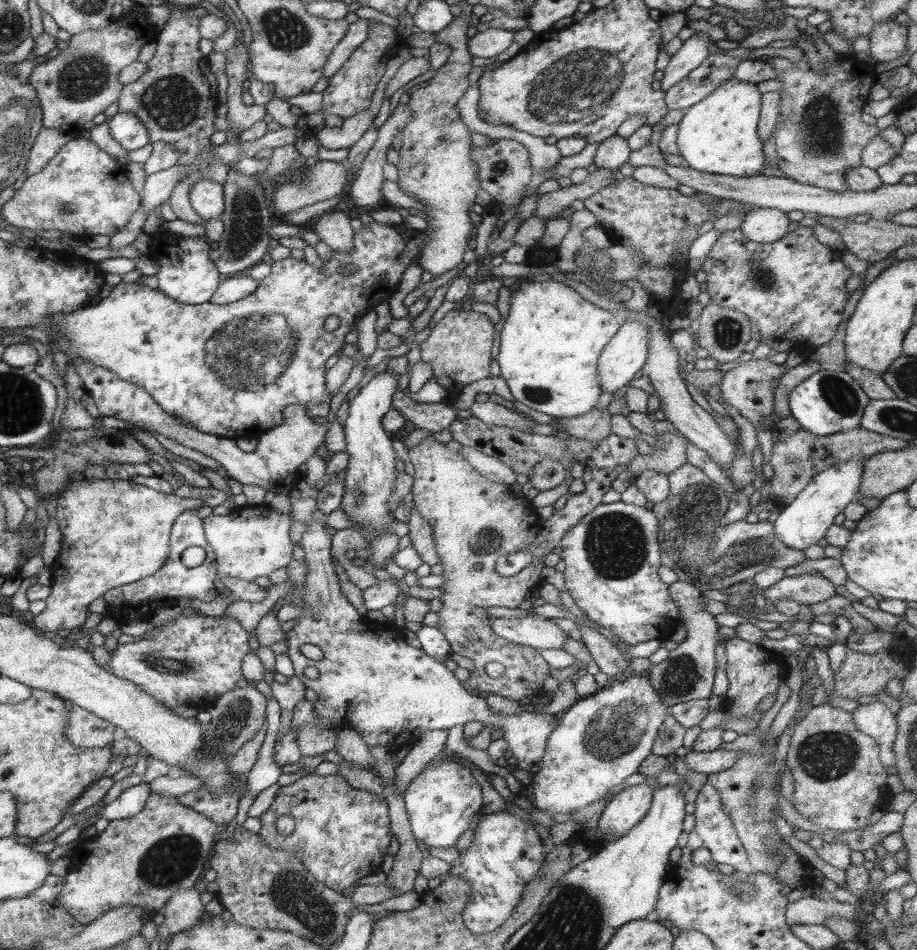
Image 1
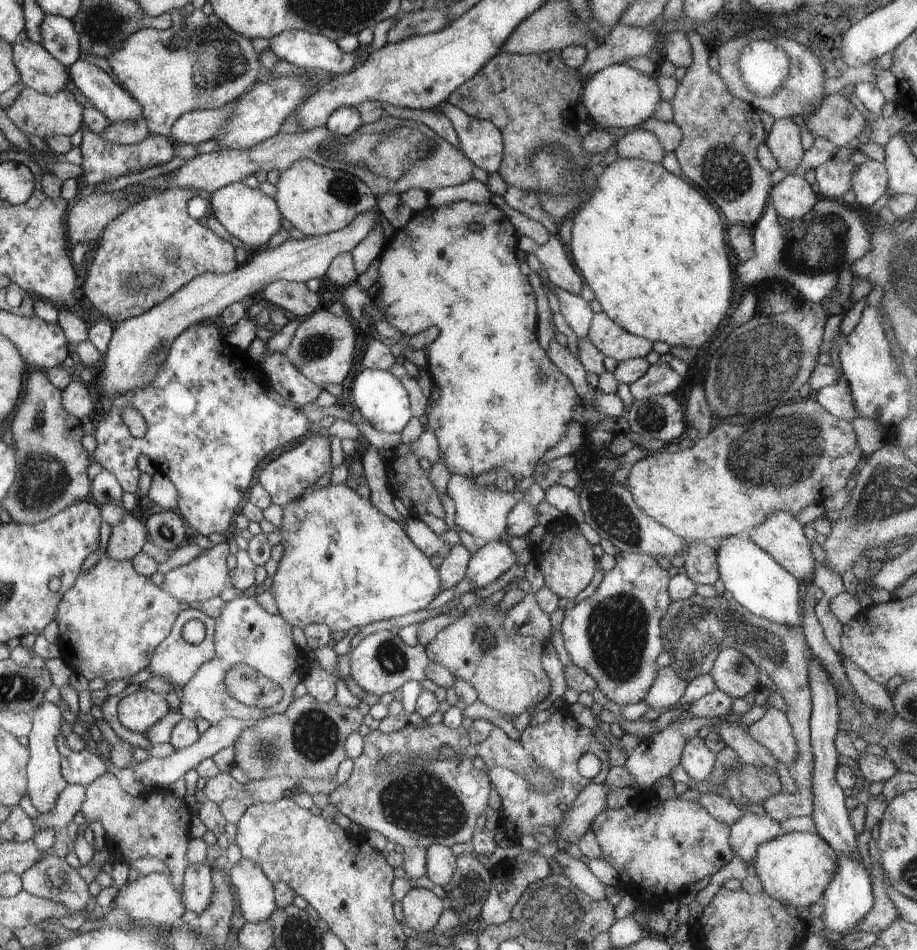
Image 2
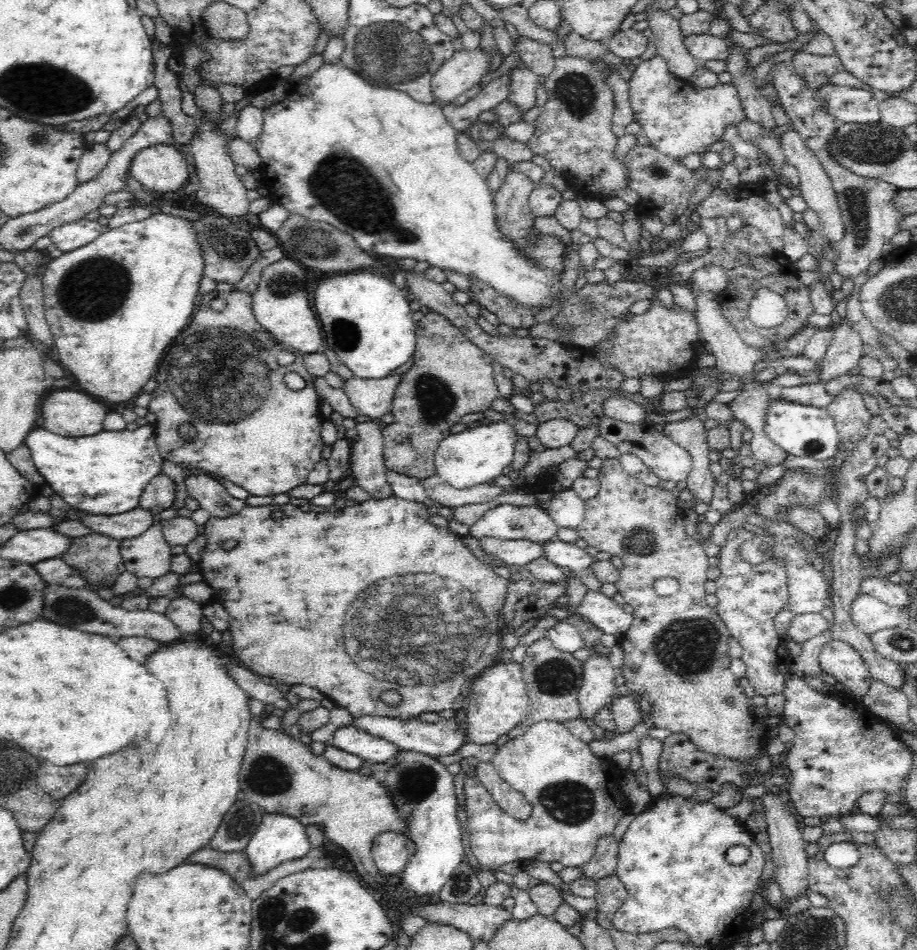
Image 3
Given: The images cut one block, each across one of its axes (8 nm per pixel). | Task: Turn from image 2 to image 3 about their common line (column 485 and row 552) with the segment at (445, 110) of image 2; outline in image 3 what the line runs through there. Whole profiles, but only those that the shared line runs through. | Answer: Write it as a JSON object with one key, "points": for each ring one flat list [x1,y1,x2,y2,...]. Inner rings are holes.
{"points":[[160,518,152,520,150,528,134,538,122,540,122,556,126,562,126,570,132,572,136,578,160,578,170,572,172,568,172,548,162,532]]}

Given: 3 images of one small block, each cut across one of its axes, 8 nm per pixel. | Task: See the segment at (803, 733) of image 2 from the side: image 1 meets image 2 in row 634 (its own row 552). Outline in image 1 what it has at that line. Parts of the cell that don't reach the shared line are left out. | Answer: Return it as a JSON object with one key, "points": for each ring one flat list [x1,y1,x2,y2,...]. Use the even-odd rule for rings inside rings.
{"points":[[683,464,679,470,673,470,667,474,669,480,669,496,653,506,653,516,657,518,657,542,661,546,661,566,671,568,677,574,677,580,693,584,701,594,705,590,725,590,733,584,739,582,749,582,753,580,755,574,759,574,765,568,791,568,797,564,803,564,807,558,803,556,801,550,793,550,785,546,781,540,777,540,773,524,771,522,757,522,757,524,747,524,745,520,733,522,729,526,719,524,723,514,727,512,727,494,725,488,721,488,717,482,707,478,703,470]]}

